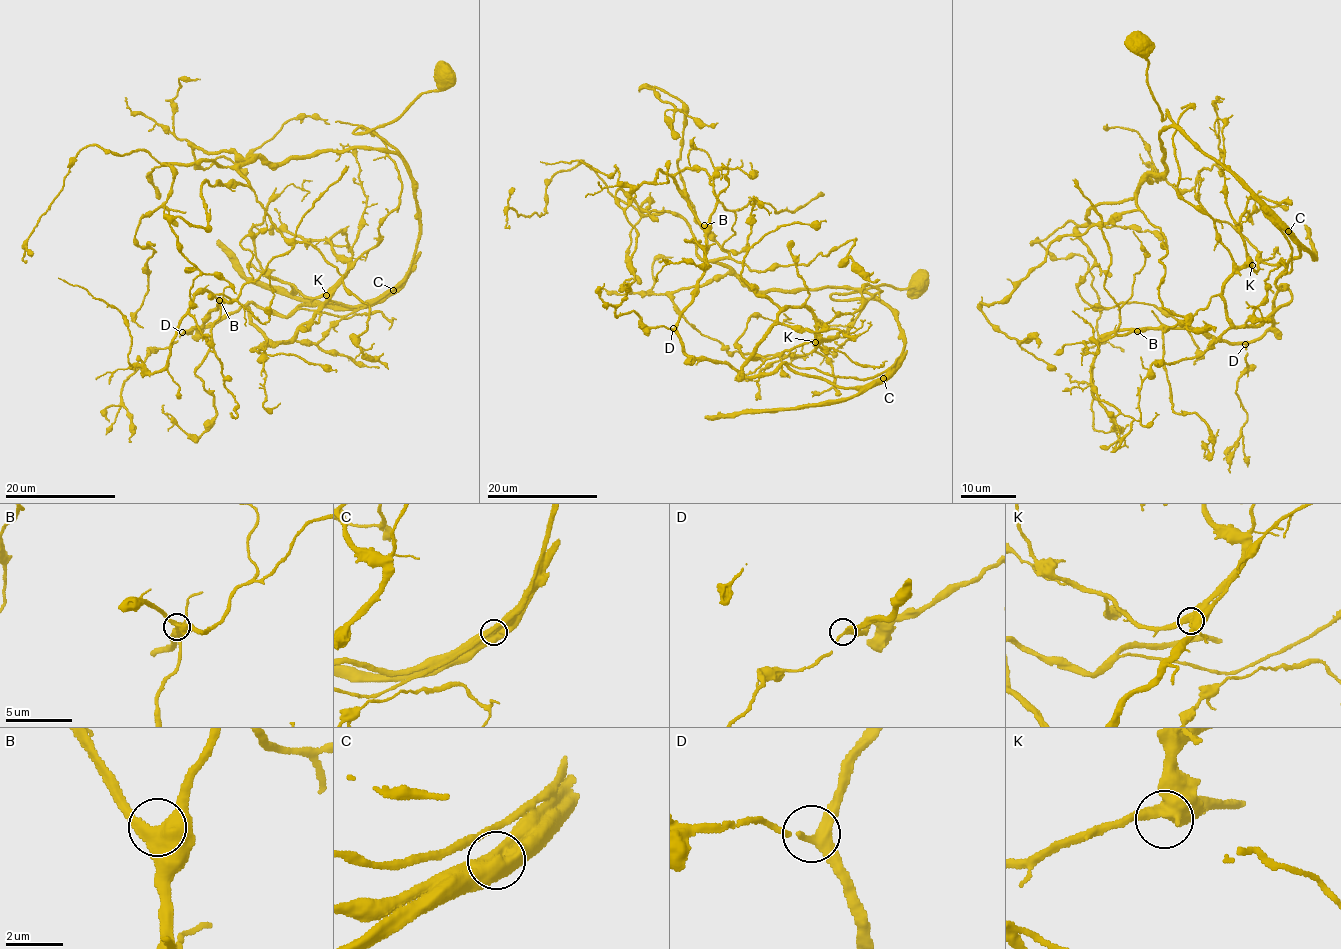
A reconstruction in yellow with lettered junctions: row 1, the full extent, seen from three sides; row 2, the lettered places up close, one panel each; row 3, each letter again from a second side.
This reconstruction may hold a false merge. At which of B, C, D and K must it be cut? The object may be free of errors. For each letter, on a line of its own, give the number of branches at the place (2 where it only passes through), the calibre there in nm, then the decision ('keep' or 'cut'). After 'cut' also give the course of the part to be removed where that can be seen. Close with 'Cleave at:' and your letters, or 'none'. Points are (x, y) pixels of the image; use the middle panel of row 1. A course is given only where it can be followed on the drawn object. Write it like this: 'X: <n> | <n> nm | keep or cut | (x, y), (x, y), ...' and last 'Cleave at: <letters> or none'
B: 3 | 400 nm | keep
C: 2 | 700 nm | cut | (883, 379), (834, 402), (742, 411), (711, 420), (706, 416)
D: 2 | 360 nm | keep
K: 2 | 550 nm | keep
Cleave at: C

